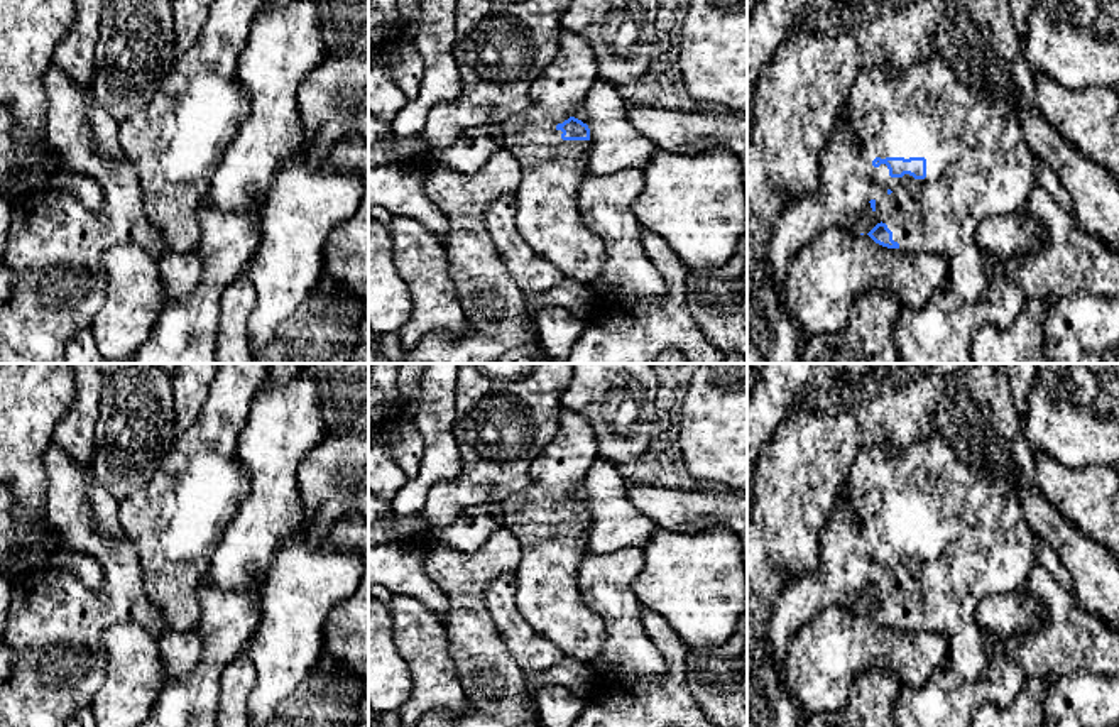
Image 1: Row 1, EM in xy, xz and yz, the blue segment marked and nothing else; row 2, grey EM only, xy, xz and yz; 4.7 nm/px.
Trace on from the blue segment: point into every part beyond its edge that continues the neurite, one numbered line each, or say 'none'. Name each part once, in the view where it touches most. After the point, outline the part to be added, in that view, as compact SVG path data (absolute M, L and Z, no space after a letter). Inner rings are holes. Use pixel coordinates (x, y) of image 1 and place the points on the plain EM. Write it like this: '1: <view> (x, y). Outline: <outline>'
1: yz (979, 543). Outline: M931 433L913 445L909 445L903 451L891 451L887 448L869 446L864 448L857 462L854 463L849 482L845 485L843 500L833 509L828 522L825 524L820 538L820 565L813 573L800 573L793 577L778 595L776 607L769 617L767 631L764 632L764 641L767 644L767 661L756 670L747 671L747 727L800 727L800 705L789 695L786 686L786 663L788 663L788 649L796 636L796 632L808 624L811 619L820 615L823 610L830 607L849 607L857 612L867 614L877 602L886 602L892 610L892 619L899 622L899 629L904 631L928 631L936 632L948 642L948 661L952 668L965 680L977 680L984 675L987 668L987 654L980 639L980 629L977 626L977 605L987 595L1006 595L1023 588L1033 565L1036 563L1036 538L1024 517L1023 506L1016 494L1016 477L1014 478L994 478L992 475L980 473L975 467L965 465L958 460L952 445L948 445L943 438ZM876 536L925 536L926 538L926 556L914 558L909 553L903 556L891 556L886 543L879 546L872 544Z

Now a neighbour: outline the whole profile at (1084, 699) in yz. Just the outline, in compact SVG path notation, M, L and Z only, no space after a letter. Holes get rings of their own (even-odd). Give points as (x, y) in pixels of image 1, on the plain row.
M1065 675L1043 702L1045 727L1119 727L1119 676Z

